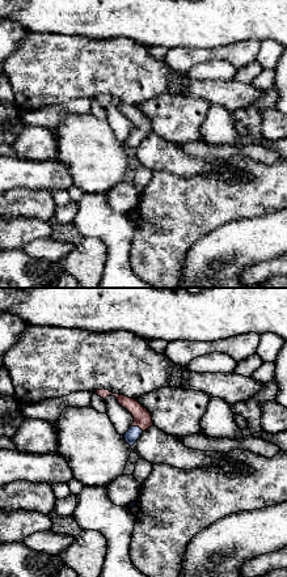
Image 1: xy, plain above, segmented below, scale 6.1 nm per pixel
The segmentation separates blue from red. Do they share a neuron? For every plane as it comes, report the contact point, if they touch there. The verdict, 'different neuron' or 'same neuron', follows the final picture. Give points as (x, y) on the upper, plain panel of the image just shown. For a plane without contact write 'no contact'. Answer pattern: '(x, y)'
(138, 134)

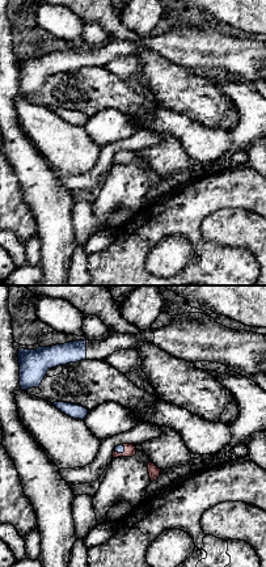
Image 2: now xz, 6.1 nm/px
(121, 159)

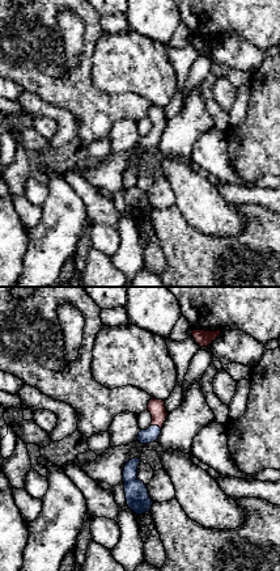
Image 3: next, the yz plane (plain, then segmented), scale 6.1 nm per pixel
(156, 132)

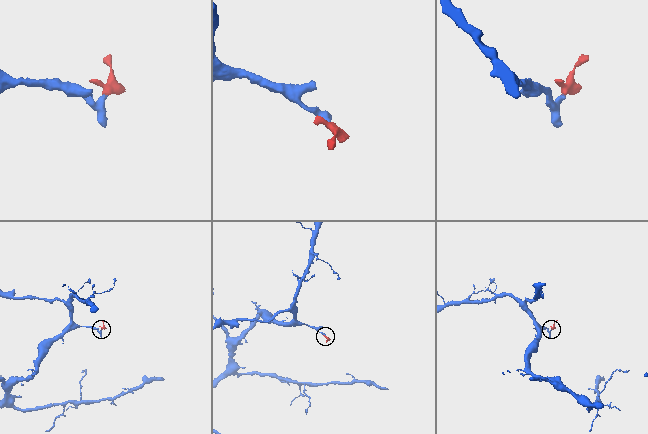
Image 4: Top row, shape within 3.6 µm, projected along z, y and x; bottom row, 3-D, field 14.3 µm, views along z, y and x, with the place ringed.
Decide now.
same neuron

